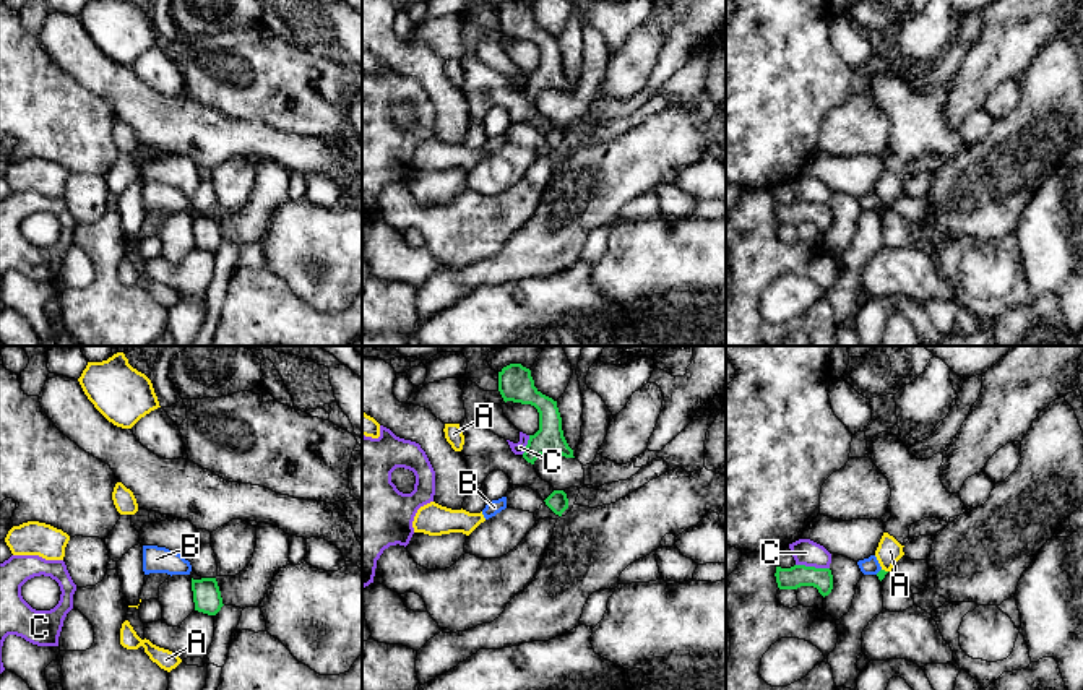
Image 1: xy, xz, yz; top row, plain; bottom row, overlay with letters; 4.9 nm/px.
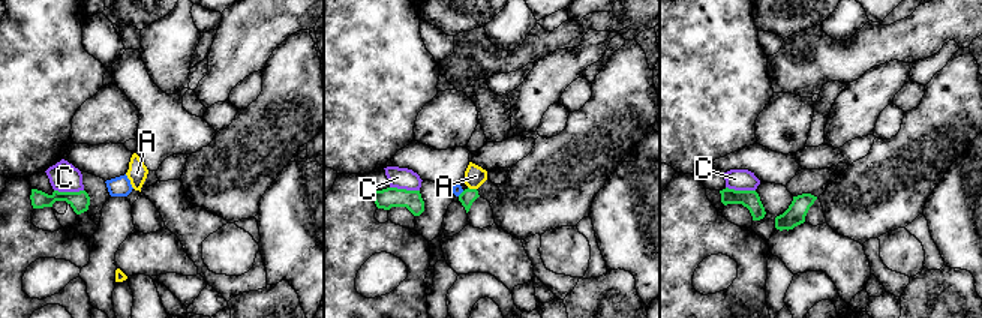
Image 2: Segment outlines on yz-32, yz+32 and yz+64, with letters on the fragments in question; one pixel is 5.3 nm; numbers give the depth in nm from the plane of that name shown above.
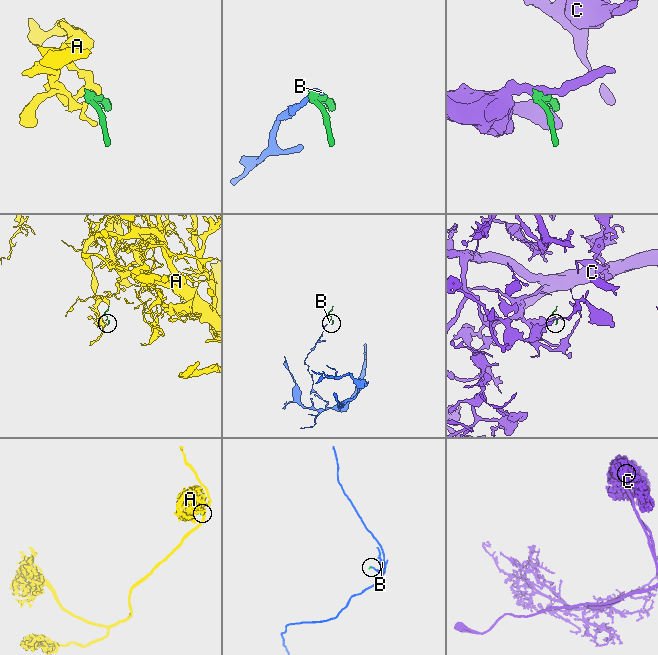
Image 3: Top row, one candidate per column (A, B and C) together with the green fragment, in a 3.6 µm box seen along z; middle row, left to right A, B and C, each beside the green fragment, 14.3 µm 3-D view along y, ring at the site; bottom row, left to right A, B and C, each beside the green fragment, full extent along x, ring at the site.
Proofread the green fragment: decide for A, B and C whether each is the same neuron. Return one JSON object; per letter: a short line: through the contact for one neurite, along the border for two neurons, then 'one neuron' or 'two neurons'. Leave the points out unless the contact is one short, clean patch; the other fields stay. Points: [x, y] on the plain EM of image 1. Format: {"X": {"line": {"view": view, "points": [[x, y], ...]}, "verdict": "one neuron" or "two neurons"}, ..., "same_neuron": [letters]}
{"A": {"line": {"view": "yz", "points": [[882, 205], [887, 208]]}, "verdict": "two neurons"}, "B": {"verdict": "one neuron"}, "C": {"line": {"view": "yz", "points": [[796, 200], [828, 205]]}, "verdict": "two neurons"}, "same_neuron": ["B"]}

